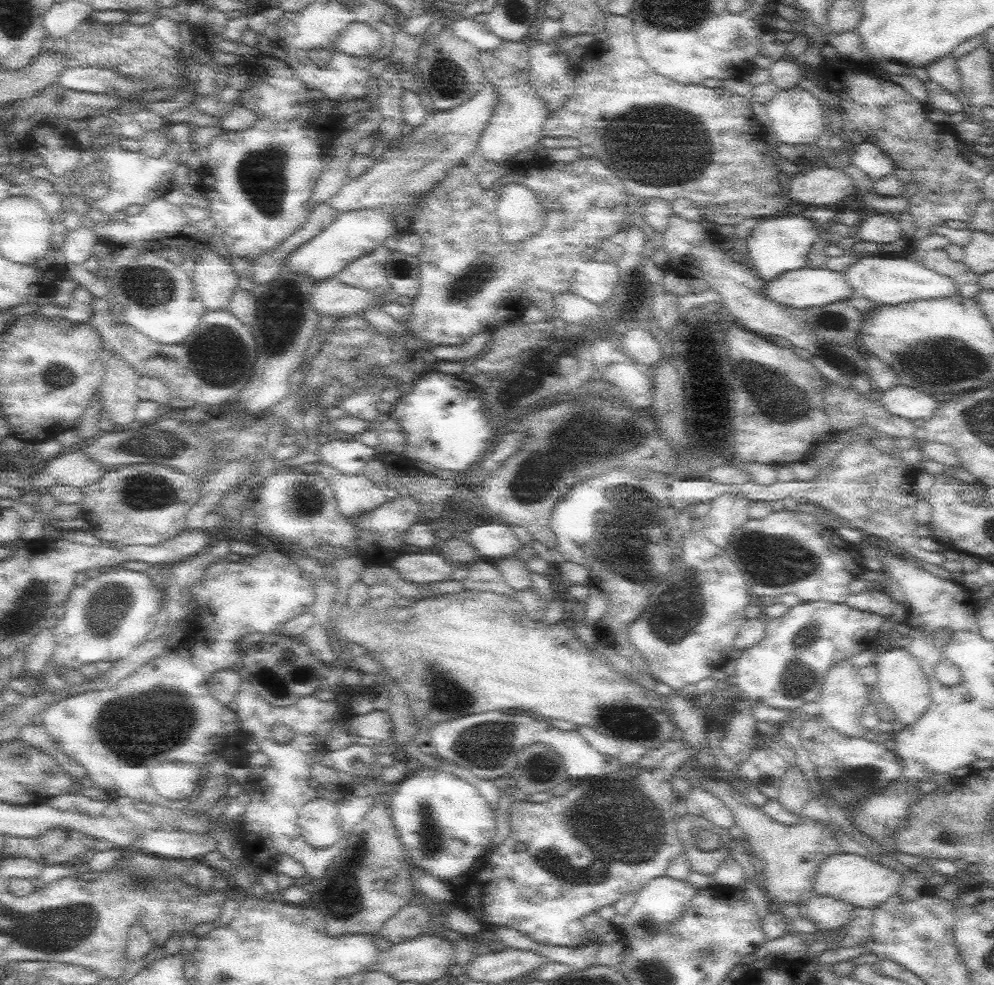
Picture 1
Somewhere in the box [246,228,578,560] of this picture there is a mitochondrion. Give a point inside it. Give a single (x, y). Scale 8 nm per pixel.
(540, 475)

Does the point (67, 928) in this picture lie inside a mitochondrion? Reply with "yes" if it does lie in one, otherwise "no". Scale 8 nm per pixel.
yes

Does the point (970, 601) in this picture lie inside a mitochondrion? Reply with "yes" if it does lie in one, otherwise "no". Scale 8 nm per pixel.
no

